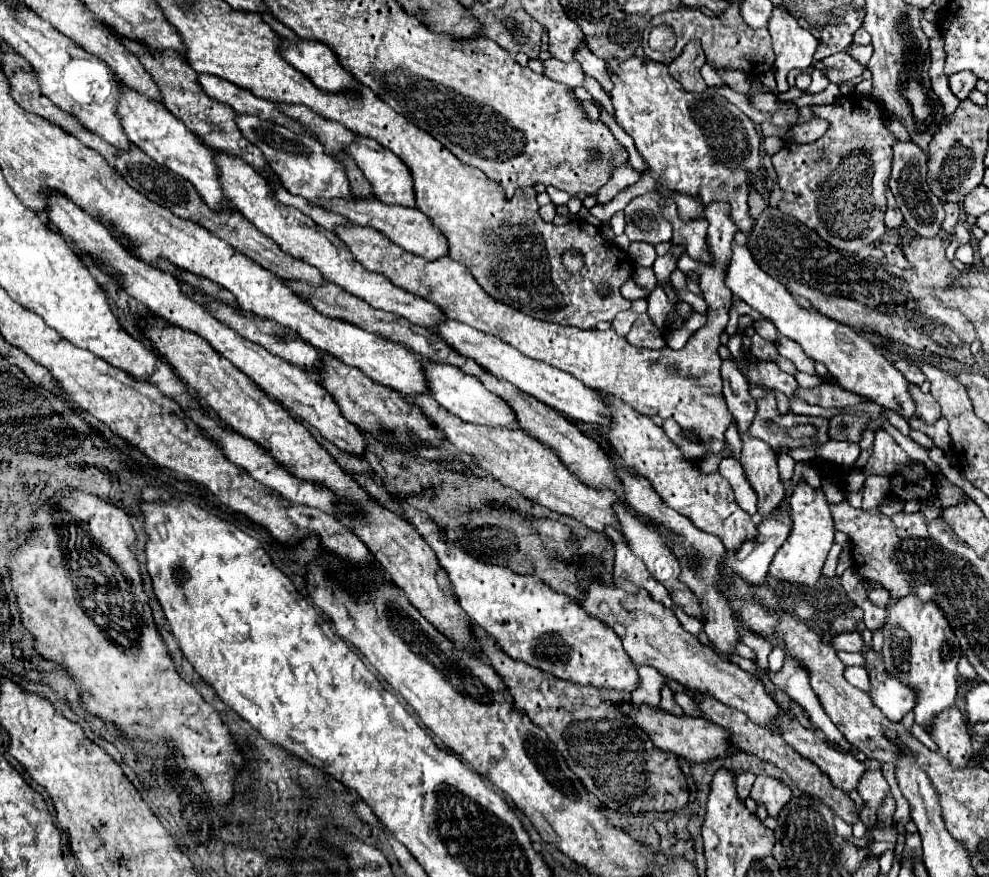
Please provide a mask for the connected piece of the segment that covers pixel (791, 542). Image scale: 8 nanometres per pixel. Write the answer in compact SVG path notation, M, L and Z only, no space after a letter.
M797 482L791 494L791 514L793 514L793 530L785 544L777 550L771 566L769 576L777 582L799 584L799 586L815 586L821 576L821 566L833 546L833 518L827 504L827 498L821 488L813 488L807 482Z

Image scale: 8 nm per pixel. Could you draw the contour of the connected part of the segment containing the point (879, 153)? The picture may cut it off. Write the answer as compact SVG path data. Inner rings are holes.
M851 94L851 96L843 96L839 98L835 104L829 104L829 106L811 106L813 108L813 116L815 118L823 118L829 122L829 130L817 140L817 142L811 142L811 144L797 144L797 142L785 142L783 148L773 154L773 168L779 176L779 186L783 190L783 198L779 200L779 210L797 218L799 222L803 222L805 226L809 226L811 230L815 230L825 242L829 242L831 246L837 246L839 250L851 250L851 252L857 252L859 248L867 246L867 244L873 244L875 240L879 240L883 234L885 234L885 210L887 210L887 198L885 198L885 192L889 188L889 174L891 174L891 164L893 164L893 144L897 142L895 134L887 128L887 112L885 108L881 106L881 102L877 102L873 96L859 96L859 94Z

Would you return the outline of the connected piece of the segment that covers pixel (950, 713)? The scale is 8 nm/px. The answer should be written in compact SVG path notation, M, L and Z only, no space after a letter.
M951 706L933 718L933 724L927 728L929 736L939 746L941 754L949 758L949 762L957 768L969 764L973 756L971 736L965 726L965 718L961 718L961 710Z

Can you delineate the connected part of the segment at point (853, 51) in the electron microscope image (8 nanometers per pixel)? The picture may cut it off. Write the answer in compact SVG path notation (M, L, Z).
M853 44L853 46L849 46L849 48L847 48L847 54L849 54L851 58L855 58L859 64L867 66L869 58L873 56L873 46L871 46L871 44L867 44L867 46L859 46L859 44Z

